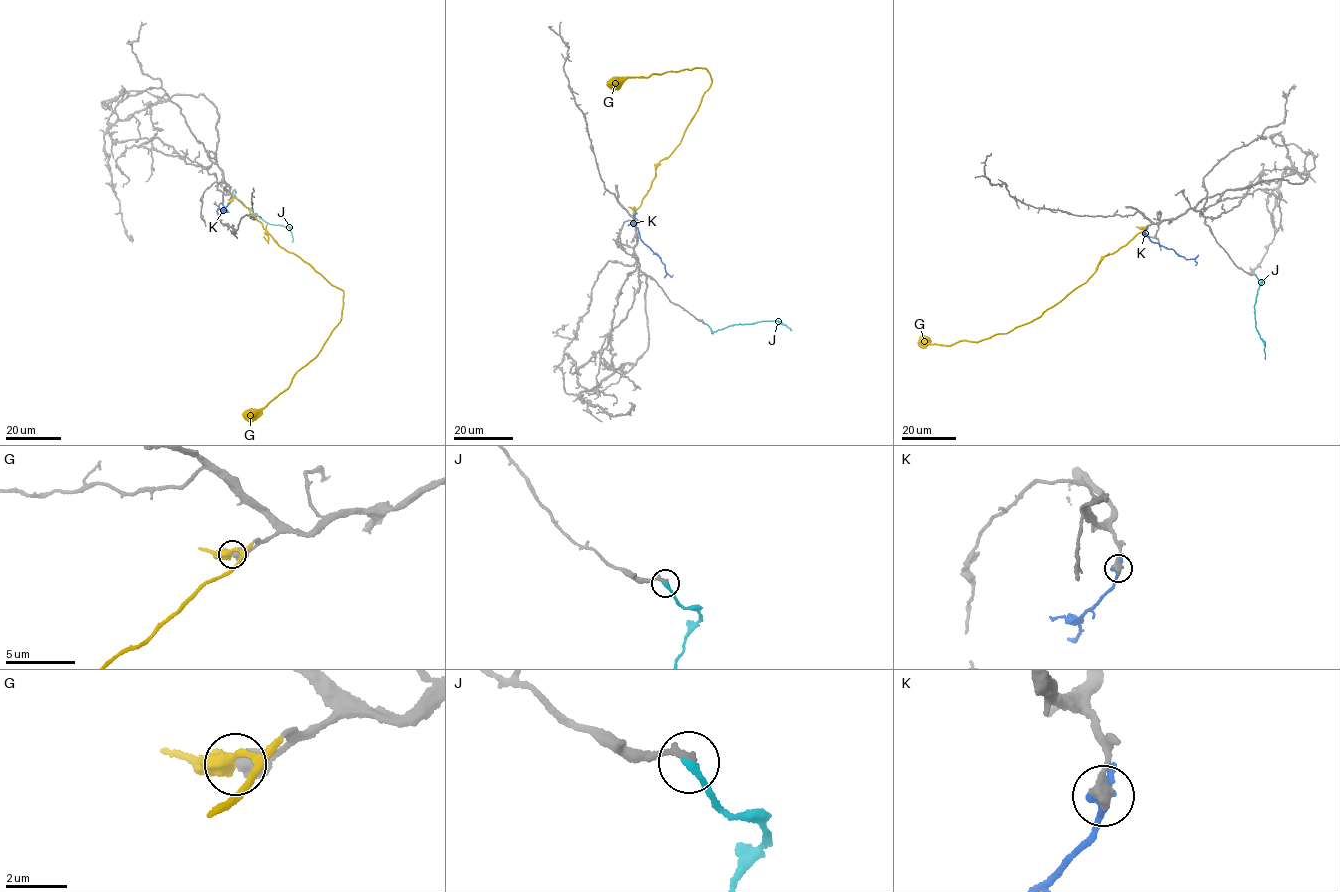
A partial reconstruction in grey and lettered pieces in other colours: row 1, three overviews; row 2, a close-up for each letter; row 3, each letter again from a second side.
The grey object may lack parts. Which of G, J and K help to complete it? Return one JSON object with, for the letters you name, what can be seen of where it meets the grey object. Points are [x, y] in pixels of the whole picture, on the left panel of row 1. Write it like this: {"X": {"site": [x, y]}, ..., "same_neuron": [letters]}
{"G": {"site": [230, 200]}, "same_neuron": ["G"]}

